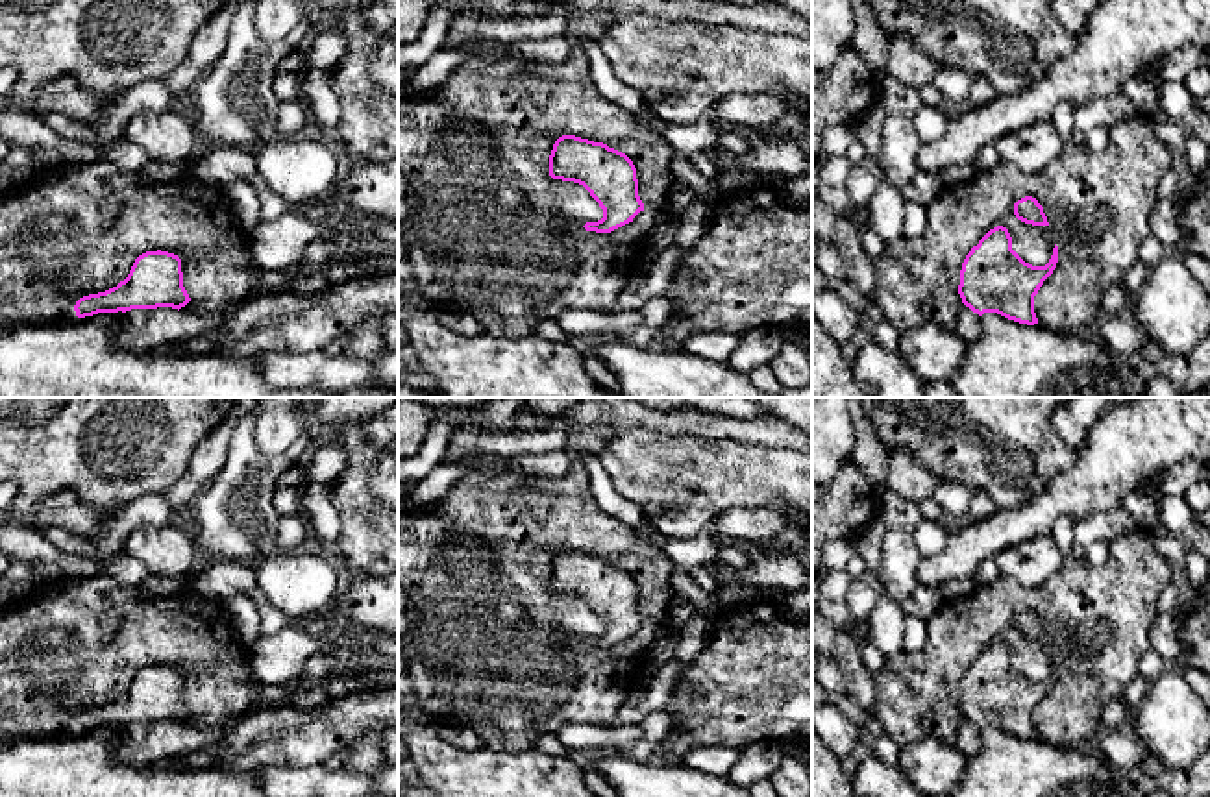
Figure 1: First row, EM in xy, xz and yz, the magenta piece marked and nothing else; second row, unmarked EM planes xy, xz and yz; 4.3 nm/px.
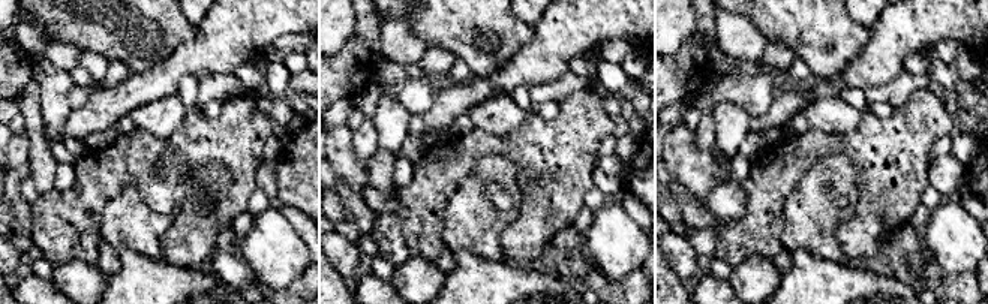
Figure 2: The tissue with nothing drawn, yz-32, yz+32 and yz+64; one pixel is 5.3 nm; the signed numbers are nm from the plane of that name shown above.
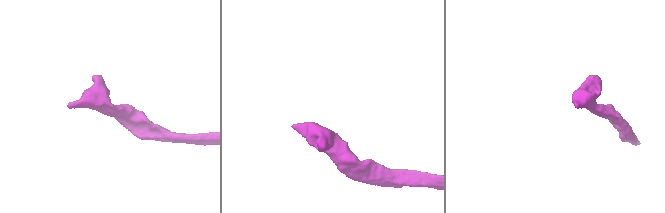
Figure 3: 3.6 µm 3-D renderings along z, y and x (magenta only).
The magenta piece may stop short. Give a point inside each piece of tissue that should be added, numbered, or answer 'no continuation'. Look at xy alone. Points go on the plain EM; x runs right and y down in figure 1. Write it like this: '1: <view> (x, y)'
1: xy (143, 742)

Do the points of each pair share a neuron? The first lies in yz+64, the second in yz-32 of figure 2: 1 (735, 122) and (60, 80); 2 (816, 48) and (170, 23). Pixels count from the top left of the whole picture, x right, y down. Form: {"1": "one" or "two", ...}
{"1": "one", "2": "one"}

